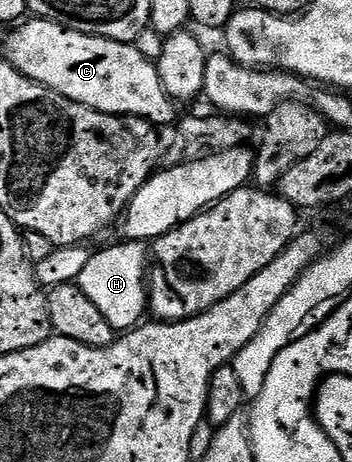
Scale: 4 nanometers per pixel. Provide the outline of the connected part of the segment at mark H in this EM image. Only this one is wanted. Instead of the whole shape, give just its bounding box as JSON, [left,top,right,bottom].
[75,241,149,332]

